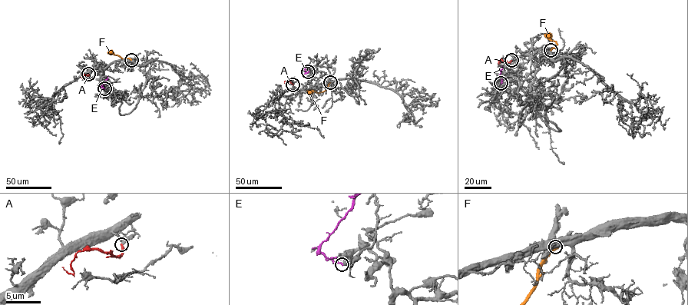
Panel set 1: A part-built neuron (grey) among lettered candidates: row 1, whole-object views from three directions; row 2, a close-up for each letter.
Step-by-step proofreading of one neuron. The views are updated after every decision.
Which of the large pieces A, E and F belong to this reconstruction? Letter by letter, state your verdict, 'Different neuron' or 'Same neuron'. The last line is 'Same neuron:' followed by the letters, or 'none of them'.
A: Different neuron
E: Different neuron
F: Different neuron
Same neuron: none of them

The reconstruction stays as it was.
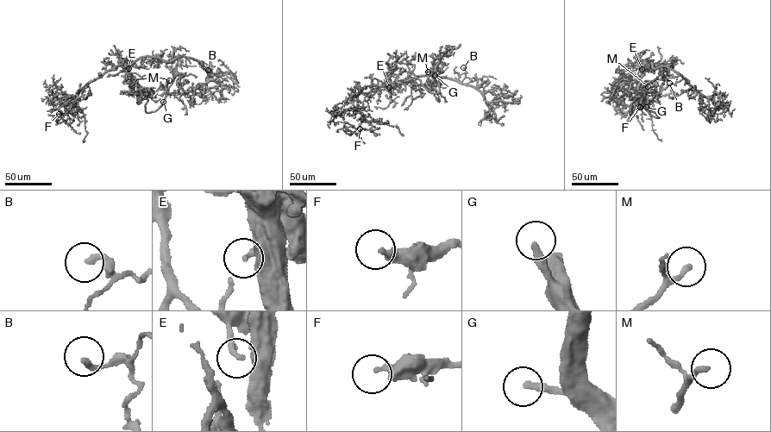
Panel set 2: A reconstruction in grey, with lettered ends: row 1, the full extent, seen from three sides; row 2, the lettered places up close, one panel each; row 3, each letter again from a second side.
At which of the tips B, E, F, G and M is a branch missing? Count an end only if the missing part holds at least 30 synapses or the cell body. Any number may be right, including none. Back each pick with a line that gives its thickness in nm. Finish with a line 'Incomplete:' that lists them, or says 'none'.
G: calibre 240 nm
Incomplete: G

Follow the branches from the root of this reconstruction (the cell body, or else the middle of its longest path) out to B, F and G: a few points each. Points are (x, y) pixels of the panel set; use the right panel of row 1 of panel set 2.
B: (648, 60), (653, 67), (667, 67), (682, 78), (674, 84), (669, 83)
F: (648, 60), (642, 61), (642, 66), (631, 65), (623, 71), (626, 83), (648, 104), (648, 107), (640, 107)
G: (648, 60), (653, 67), (662, 70), (664, 81), (646, 107)

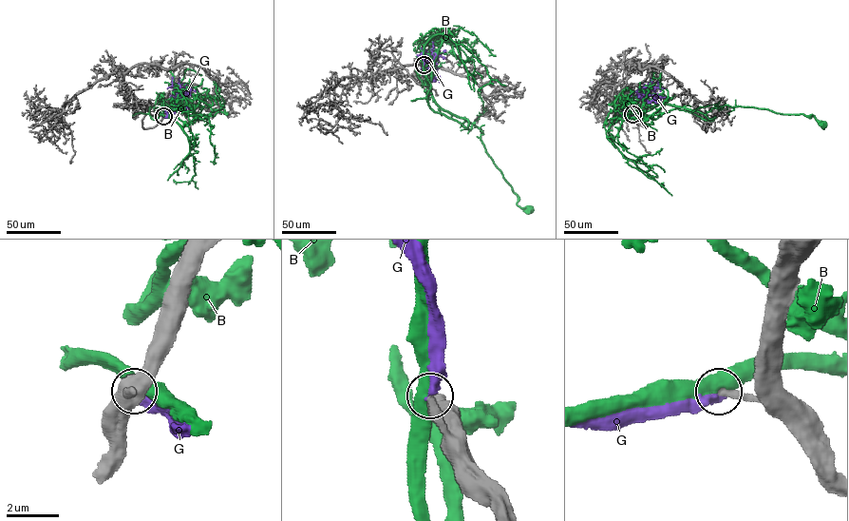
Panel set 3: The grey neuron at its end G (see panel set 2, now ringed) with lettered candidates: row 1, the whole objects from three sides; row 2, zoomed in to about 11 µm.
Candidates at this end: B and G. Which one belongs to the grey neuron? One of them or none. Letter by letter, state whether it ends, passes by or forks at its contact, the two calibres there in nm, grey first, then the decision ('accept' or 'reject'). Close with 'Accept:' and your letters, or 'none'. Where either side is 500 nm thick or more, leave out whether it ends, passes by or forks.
B: it passes by; calibres 300 and 440 nm; reject
G: it ends; calibres 280 and 320 nm; reject
Accept: none

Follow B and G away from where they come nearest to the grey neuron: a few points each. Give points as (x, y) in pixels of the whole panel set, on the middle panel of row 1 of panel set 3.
B: (424, 65), (434, 102), (481, 129), (485, 152), (518, 197), (517, 204), (529, 210)
G: (424, 65), (422, 53), (427, 59), (426, 65), (436, 67), (439, 82)

